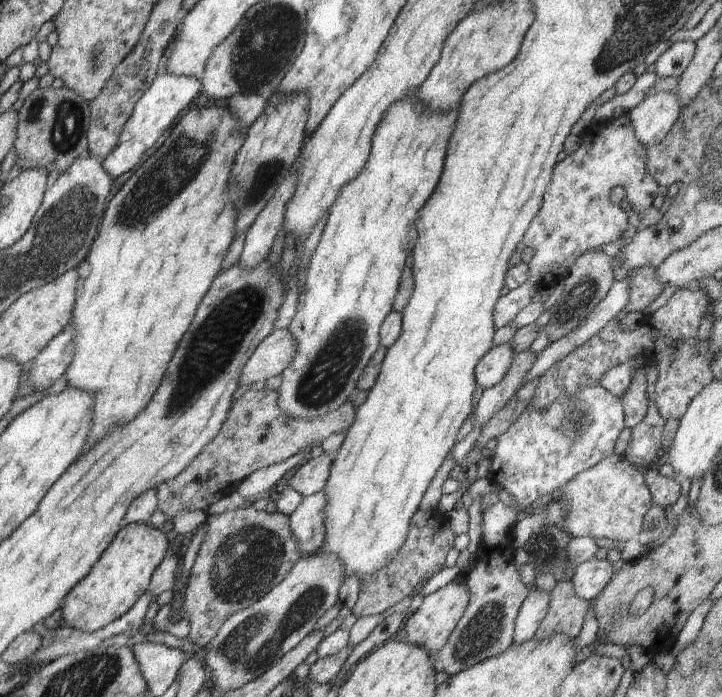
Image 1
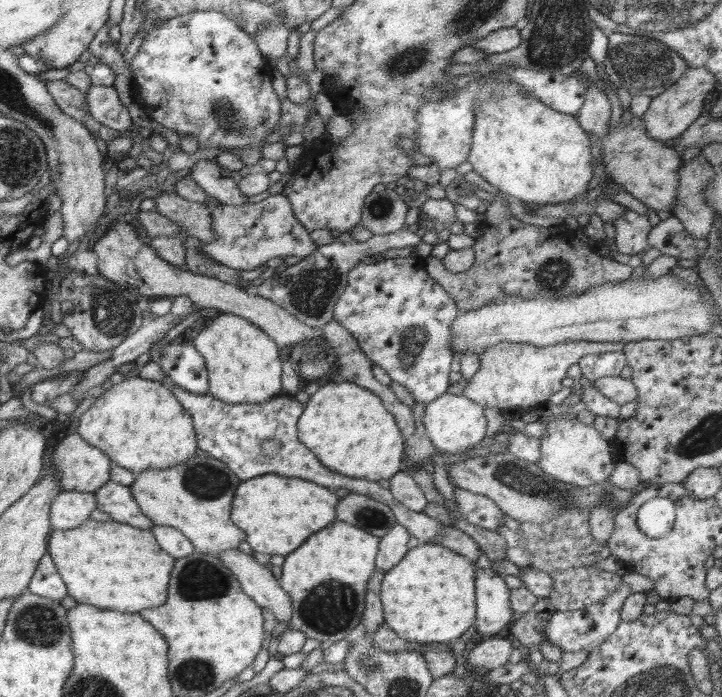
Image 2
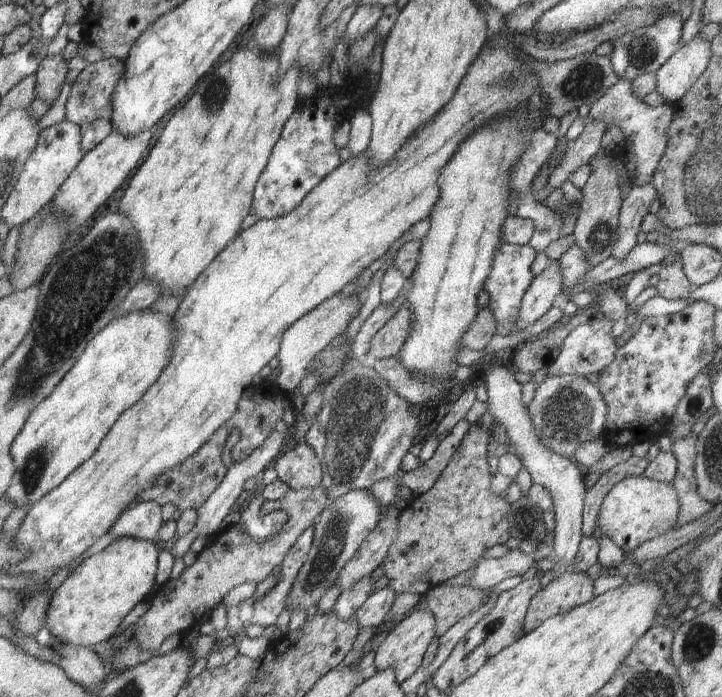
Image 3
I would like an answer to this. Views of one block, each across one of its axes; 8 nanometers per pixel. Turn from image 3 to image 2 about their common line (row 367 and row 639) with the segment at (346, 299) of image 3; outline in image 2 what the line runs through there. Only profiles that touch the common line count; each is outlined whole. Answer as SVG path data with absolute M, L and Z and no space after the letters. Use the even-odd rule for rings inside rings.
M239 549L232 550L224 550L224 552L218 552L216 557L222 559L222 563L230 569L230 572L236 576L238 582L240 583L240 587L242 587L242 591L246 593L246 595L252 597L255 600L255 603L262 609L266 608L268 612L272 612L278 620L278 623L284 624L286 626L286 630L279 637L278 644L278 656L284 656L288 654L296 654L296 652L301 652L302 646L308 640L308 636L301 632L300 630L295 630L292 626L292 614L294 614L294 609L292 609L292 599L290 599L290 595L282 589L280 586L279 580L277 580L272 572L269 569L269 566L266 564L260 564L252 555L244 553L244 551L240 551Z

